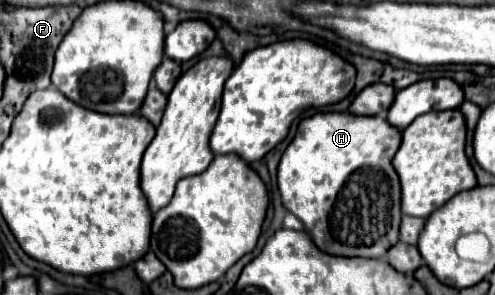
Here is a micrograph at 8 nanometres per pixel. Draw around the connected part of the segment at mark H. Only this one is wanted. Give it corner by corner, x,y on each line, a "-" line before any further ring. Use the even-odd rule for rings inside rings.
315,113
299,123
297,135
281,157
277,181
283,205
305,223
321,251
343,257
383,257
399,241
401,187
391,167
399,143
401,131
383,117

